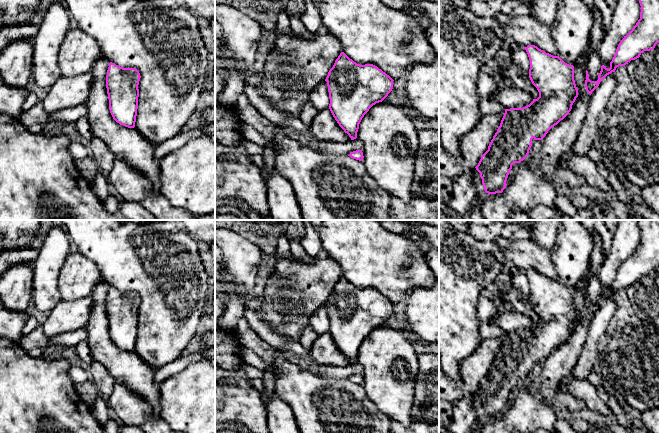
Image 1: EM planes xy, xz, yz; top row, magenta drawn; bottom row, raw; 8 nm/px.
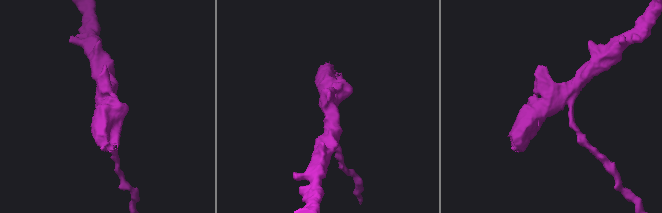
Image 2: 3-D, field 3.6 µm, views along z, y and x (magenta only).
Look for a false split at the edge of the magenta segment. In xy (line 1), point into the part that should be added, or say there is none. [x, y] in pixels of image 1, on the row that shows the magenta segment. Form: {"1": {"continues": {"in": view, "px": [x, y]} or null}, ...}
{"1": {"continues": null}}

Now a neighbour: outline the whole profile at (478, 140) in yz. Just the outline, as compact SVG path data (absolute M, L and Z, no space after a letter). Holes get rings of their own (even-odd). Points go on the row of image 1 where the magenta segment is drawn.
M505 110L483 115L475 128L459 140L460 154L453 155L441 144L439 136L439 198L448 203L453 195L454 181L465 172L472 172L500 126Z

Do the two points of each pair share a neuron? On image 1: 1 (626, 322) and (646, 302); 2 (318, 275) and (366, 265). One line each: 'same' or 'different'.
1: different
2: different

